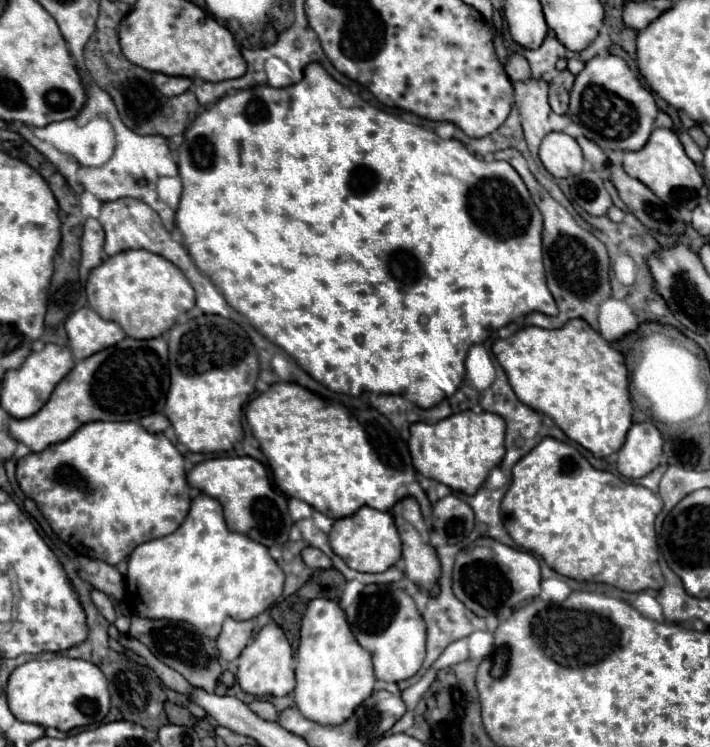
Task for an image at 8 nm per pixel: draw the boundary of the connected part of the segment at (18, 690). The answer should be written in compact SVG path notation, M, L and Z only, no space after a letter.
M70 657L52 659L32 659L18 665L6 685L8 705L18 721L36 723L42 727L54 727L60 731L70 731L76 727L86 727L100 723L108 709L108 685L104 673L94 663Z

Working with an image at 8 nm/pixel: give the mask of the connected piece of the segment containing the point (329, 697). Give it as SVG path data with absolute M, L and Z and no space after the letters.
M314 599L310 601L300 629L300 647L296 657L296 687L294 701L298 711L320 725L340 725L356 707L374 691L376 677L372 673L372 657L352 641L344 611L336 601Z

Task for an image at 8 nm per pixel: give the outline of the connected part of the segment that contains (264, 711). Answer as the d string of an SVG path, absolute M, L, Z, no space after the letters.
M256 699L250 703L250 709L254 713L258 713L262 719L268 719L268 721L276 721L278 719L278 711L276 707L270 703L270 701L264 701L264 699Z

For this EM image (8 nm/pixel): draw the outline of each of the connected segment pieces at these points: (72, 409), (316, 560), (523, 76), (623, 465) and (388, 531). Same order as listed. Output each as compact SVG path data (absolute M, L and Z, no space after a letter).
M126 337L120 345L108 347L74 365L56 385L46 405L32 417L8 421L8 433L32 451L42 451L52 443L66 441L80 425L90 421L140 421L164 409L168 393L168 345L162 337L138 341Z
M306 547L306 549L302 551L302 559L304 559L304 563L306 563L308 567L312 567L312 569L330 569L330 567L332 567L332 561L330 561L324 553L320 553L320 549Z
M510 55L508 63L506 63L506 75L510 77L512 83L532 79L530 65L528 65L528 61L526 61L522 55Z
M634 423L626 435L626 443L618 451L618 471L628 479L640 479L658 467L660 453L662 453L660 431L652 423Z
M360 507L354 515L336 519L332 531L328 533L332 551L342 557L342 561L356 571L362 573L382 573L390 569L400 559L400 537L394 525L394 519L386 511L378 511L372 507Z

